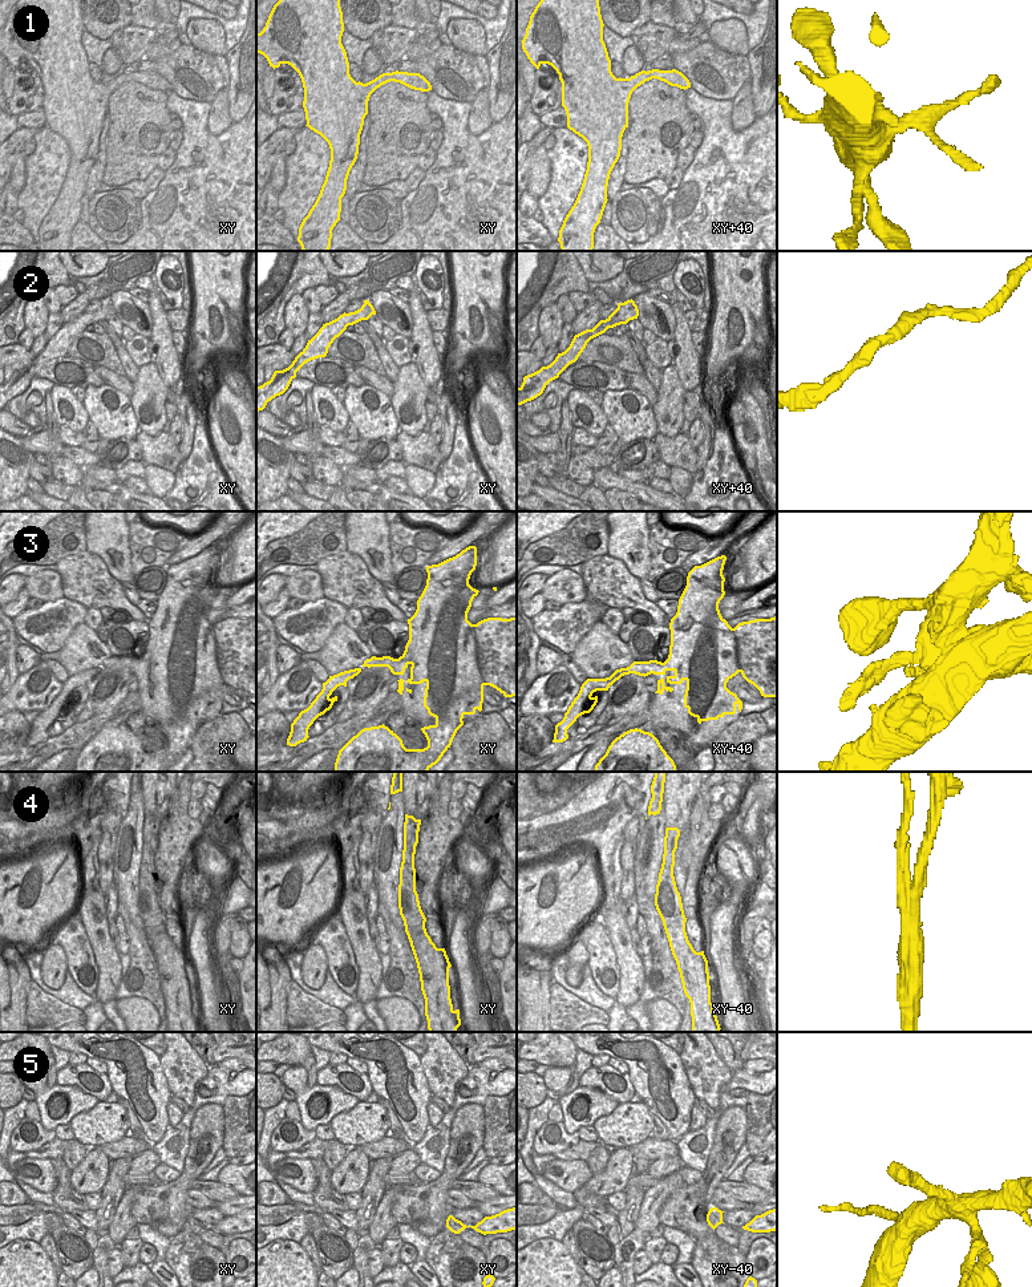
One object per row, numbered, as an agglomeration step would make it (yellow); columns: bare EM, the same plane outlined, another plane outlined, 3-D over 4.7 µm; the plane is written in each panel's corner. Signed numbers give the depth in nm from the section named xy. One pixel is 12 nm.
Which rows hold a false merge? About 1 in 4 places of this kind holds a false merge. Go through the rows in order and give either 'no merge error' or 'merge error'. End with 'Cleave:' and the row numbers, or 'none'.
1: no merge error
2: no merge error
3: merge error
4: merge error
5: no merge error
Cleave: 3, 4

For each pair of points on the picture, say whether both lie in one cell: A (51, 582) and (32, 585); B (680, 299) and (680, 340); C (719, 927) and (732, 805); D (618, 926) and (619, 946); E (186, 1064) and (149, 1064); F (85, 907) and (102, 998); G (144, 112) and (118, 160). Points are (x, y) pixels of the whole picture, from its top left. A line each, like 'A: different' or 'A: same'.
A: same
B: different
C: different
D: same
E: different
F: same
G: same

